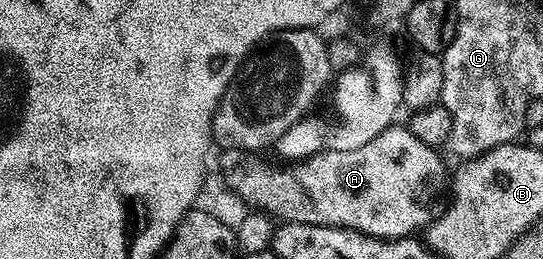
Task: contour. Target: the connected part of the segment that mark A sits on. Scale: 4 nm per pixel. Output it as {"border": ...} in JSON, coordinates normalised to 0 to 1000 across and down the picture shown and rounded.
{"border":[[[720,490],[707,502],[700,521],[692,521],[692,537],[685,537],[685,552],[670,552],[670,568],[656,568],[656,583],[626,583],[624,575],[602,575],[595,587],[582,591],[575,606],[543,618],[540,629],[527,629],[527,641],[503,637],[497,622],[483,610],[484,595],[475,583],[457,575],[433,575],[429,568],[414,579],[416,595],[403,614],[401,637],[409,649],[409,683],[416,695],[416,714],[440,761],[446,776],[460,788],[462,811],[495,830],[499,842],[510,846],[514,857],[540,853],[545,865],[560,869],[610,869],[615,884],[652,884],[659,900],[674,900],[681,915],[709,915],[724,923],[727,915],[751,915],[768,903],[772,892],[786,880],[788,857],[801,834],[799,772],[814,745],[814,726],[825,714],[825,653],[814,641],[814,606],[805,571],[796,560],[773,552],[773,537],[766,537],[766,521],[759,521],[753,490]]]}

